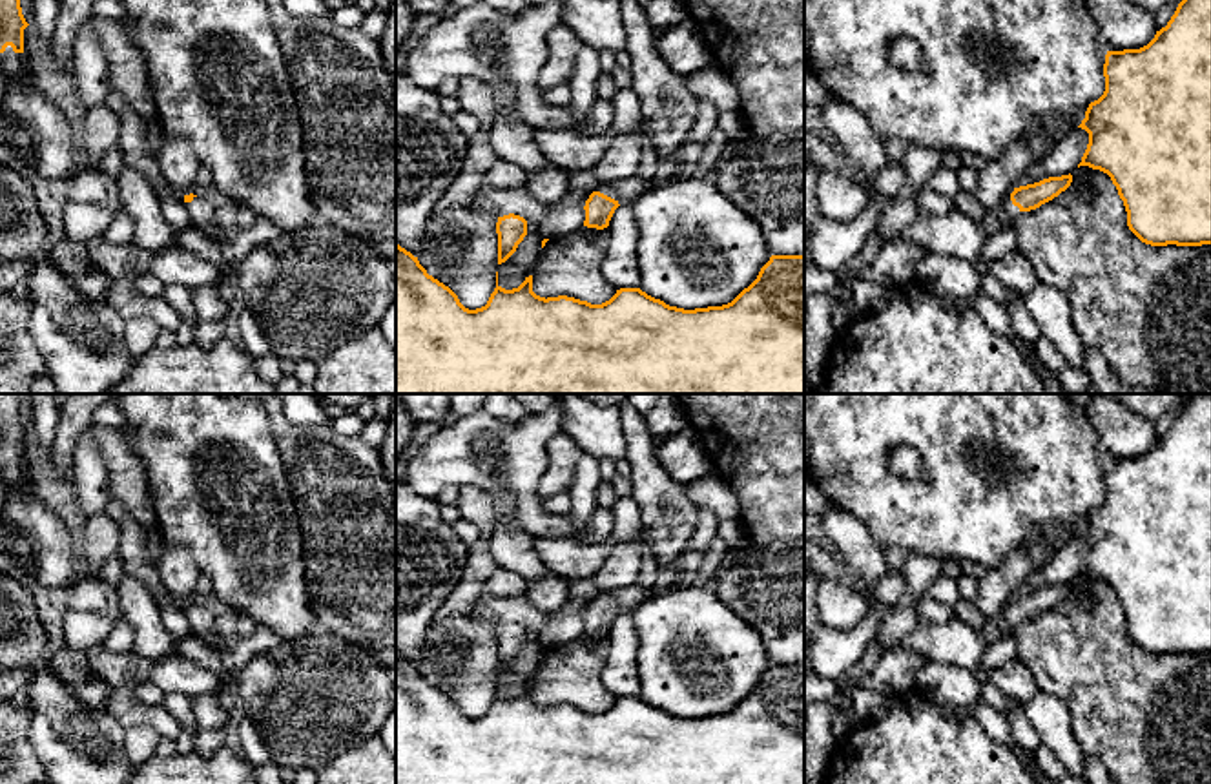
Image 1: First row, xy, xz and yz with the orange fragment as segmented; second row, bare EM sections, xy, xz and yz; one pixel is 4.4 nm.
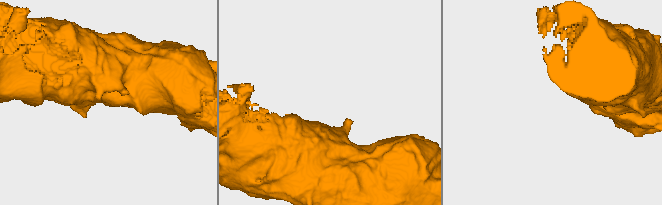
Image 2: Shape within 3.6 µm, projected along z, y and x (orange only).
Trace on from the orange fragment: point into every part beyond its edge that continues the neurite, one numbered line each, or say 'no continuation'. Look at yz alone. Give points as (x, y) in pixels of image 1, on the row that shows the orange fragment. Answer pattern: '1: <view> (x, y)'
1: yz (1007, 212)

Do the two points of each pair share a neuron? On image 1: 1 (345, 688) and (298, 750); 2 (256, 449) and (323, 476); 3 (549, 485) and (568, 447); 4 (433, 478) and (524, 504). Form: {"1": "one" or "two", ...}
{"1": "one", "2": "two", "3": "one", "4": "one"}

